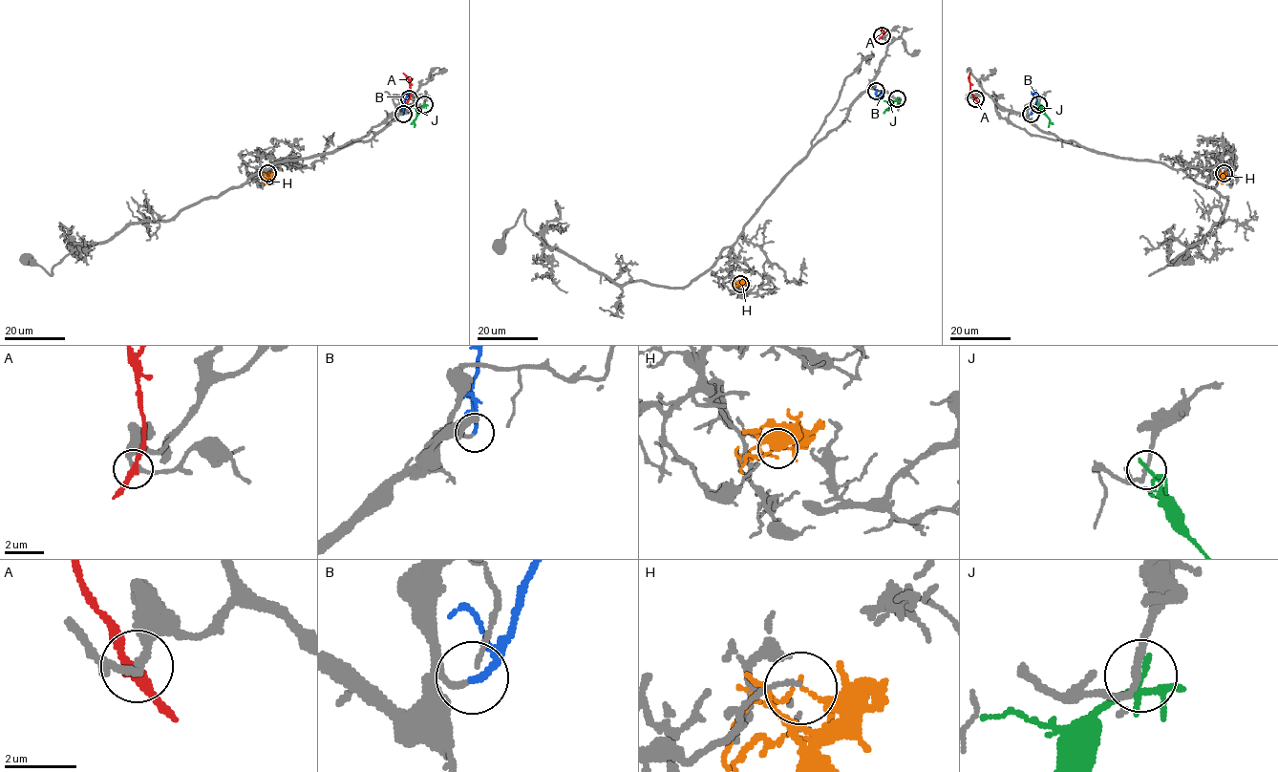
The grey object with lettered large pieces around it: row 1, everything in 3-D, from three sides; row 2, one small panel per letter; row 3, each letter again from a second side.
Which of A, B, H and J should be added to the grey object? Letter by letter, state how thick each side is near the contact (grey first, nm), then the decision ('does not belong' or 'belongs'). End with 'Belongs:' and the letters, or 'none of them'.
A: calibres 220 and 280 nm; does not belong
B: calibres 160 and 140 nm; belongs
H: calibres 100 and 130 nm; does not belong
J: calibres 150 and 150 nm; does not belong
Belongs: B

